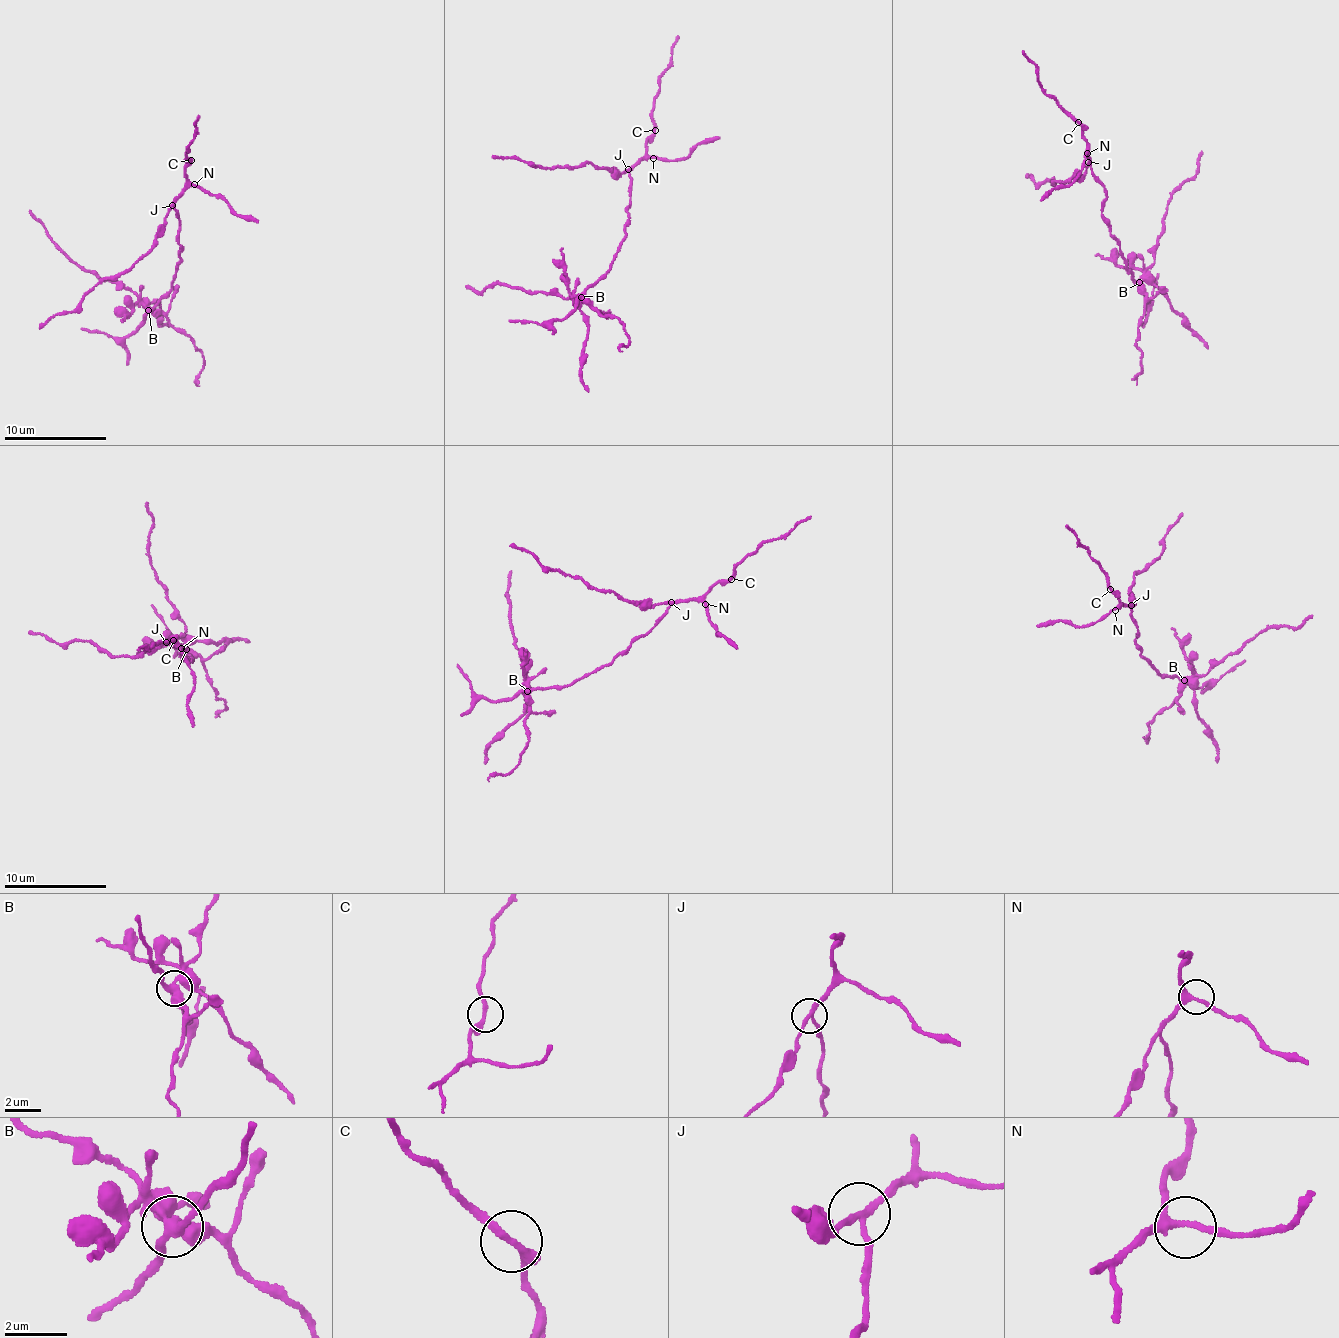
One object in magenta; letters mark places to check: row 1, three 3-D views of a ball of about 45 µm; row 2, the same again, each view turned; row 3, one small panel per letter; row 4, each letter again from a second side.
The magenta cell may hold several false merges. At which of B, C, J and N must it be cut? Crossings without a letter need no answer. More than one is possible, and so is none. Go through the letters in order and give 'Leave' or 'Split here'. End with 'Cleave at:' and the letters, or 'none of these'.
B: Split here
C: Leave
J: Split here
N: Leave
Cleave at: B, J

